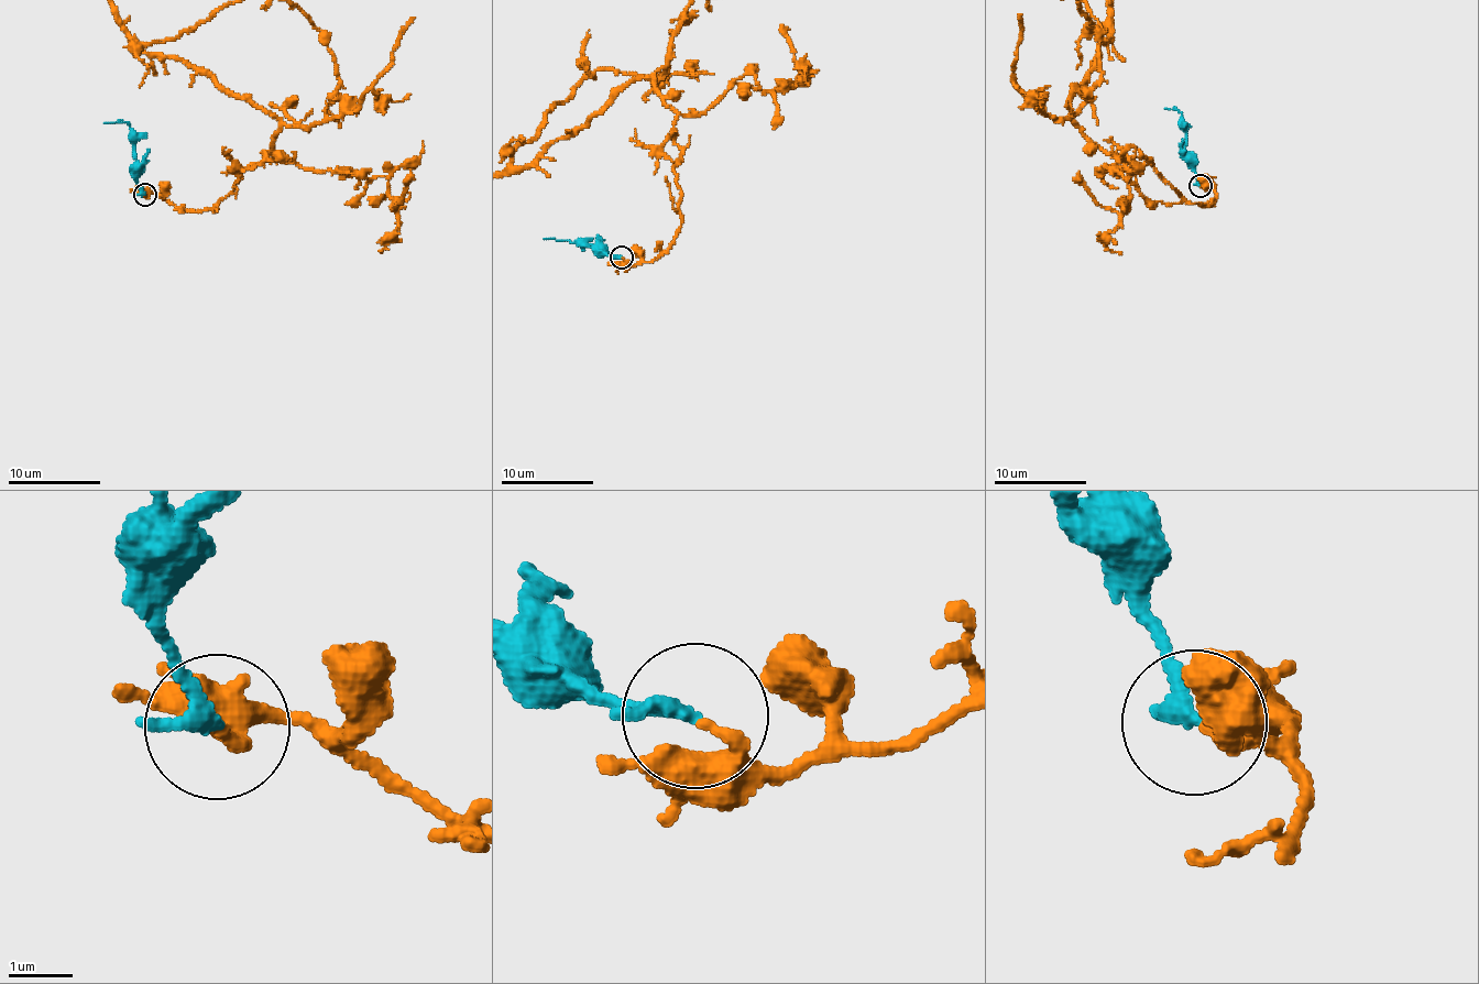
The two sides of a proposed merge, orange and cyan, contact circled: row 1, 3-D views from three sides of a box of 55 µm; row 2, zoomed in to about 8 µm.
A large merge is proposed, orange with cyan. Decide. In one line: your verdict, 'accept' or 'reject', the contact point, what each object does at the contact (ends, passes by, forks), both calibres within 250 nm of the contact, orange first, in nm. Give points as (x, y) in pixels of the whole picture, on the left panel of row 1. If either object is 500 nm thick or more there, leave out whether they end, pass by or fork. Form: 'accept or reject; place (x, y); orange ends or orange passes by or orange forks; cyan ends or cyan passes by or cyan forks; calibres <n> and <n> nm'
accept; place (144, 195); orange ends; cyan passes by; calibres 200 and 200 nm

